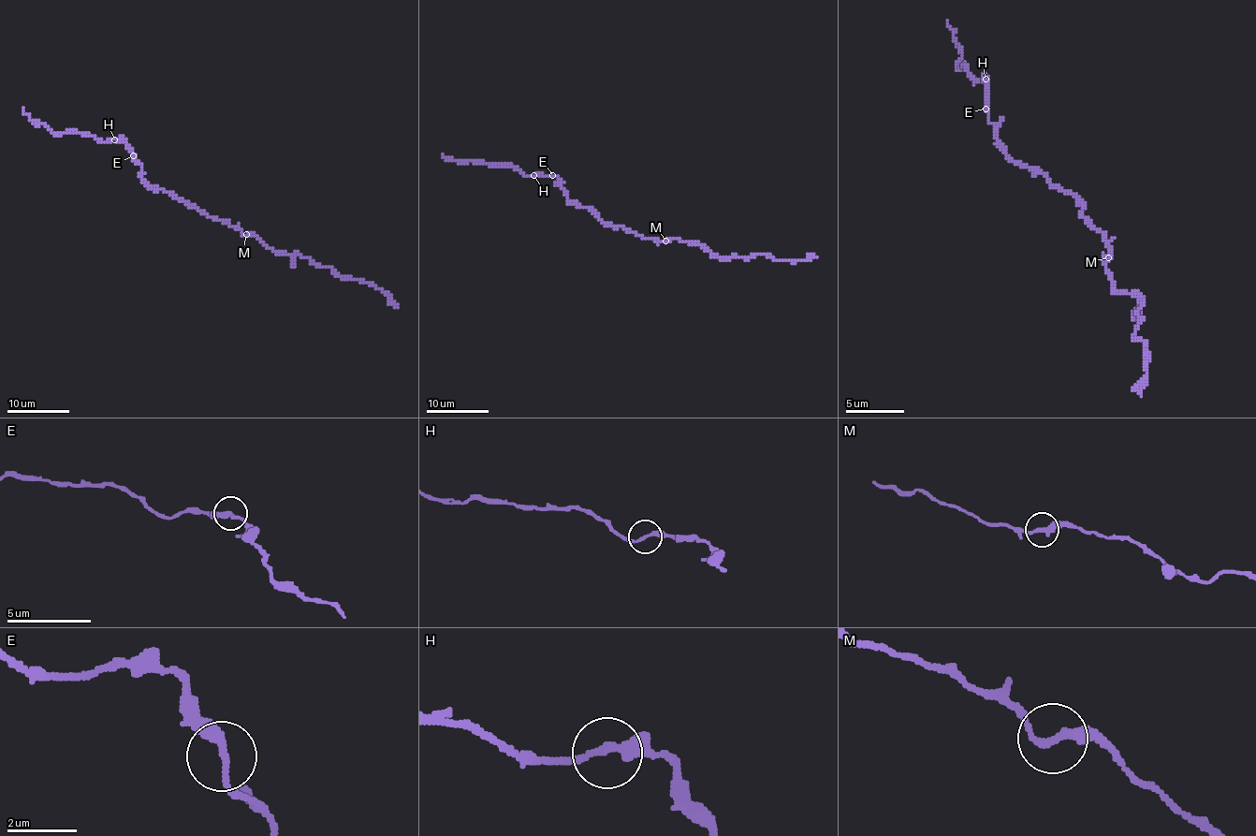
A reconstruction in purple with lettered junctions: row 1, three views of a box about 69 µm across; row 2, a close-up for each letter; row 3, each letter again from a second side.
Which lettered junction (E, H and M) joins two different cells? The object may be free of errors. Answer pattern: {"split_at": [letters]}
{"split_at": []}

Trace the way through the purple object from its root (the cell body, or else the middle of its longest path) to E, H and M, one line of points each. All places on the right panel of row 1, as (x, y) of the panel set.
E: (1082, 209), (1044, 173), (1012, 161), (1003, 153), (997, 129), (988, 120), (985, 109)
H: (1082, 209), (1044, 173), (1012, 161), (1003, 153), (997, 129), (988, 120), (985, 79)
M: (1082, 209), (1082, 214), (1102, 235), (1109, 258)

